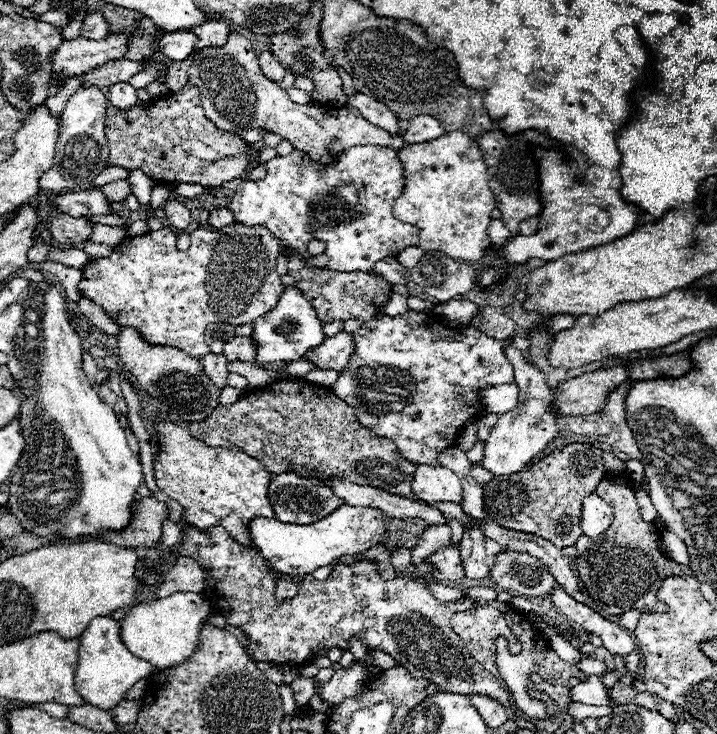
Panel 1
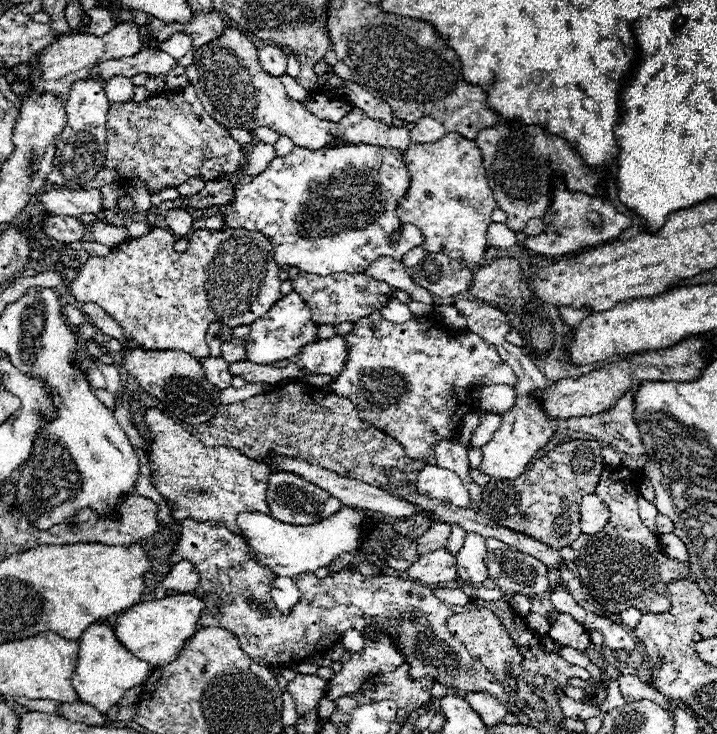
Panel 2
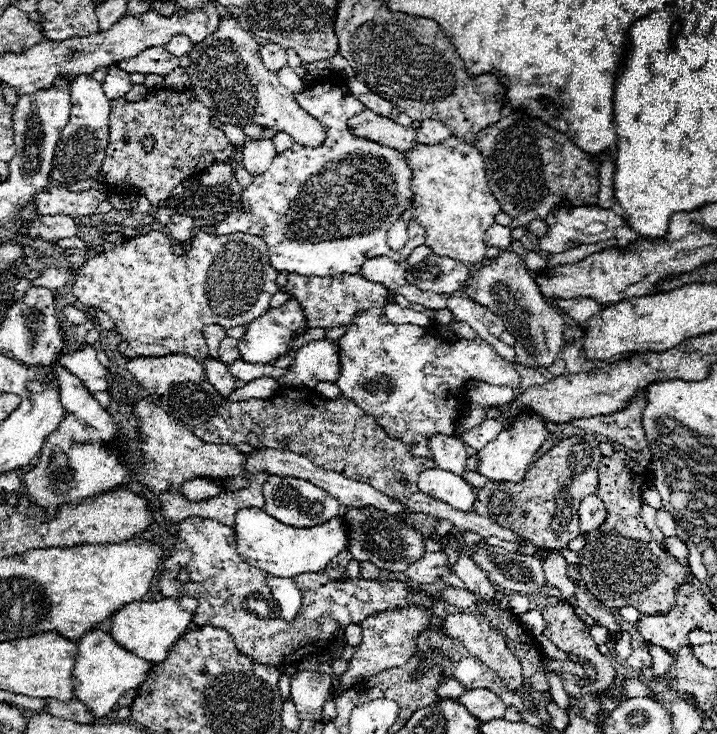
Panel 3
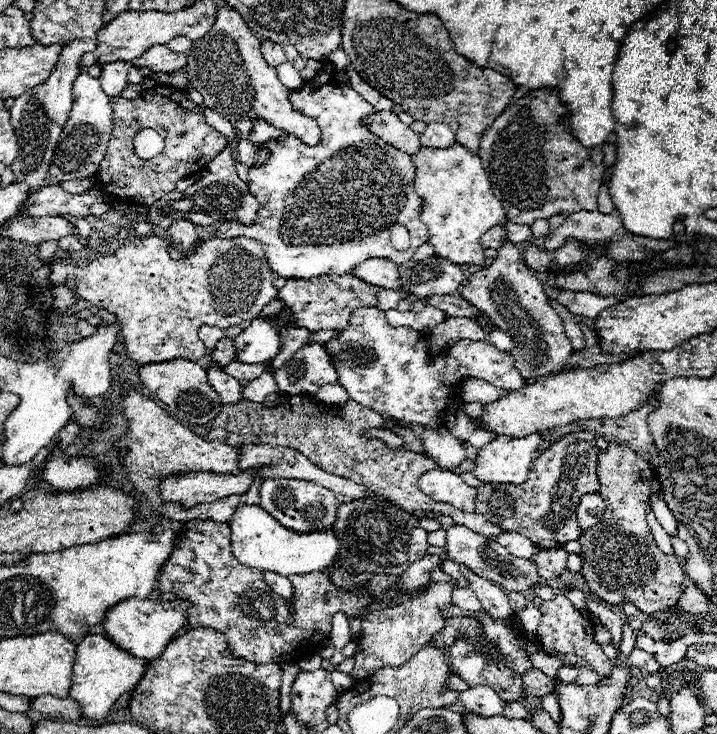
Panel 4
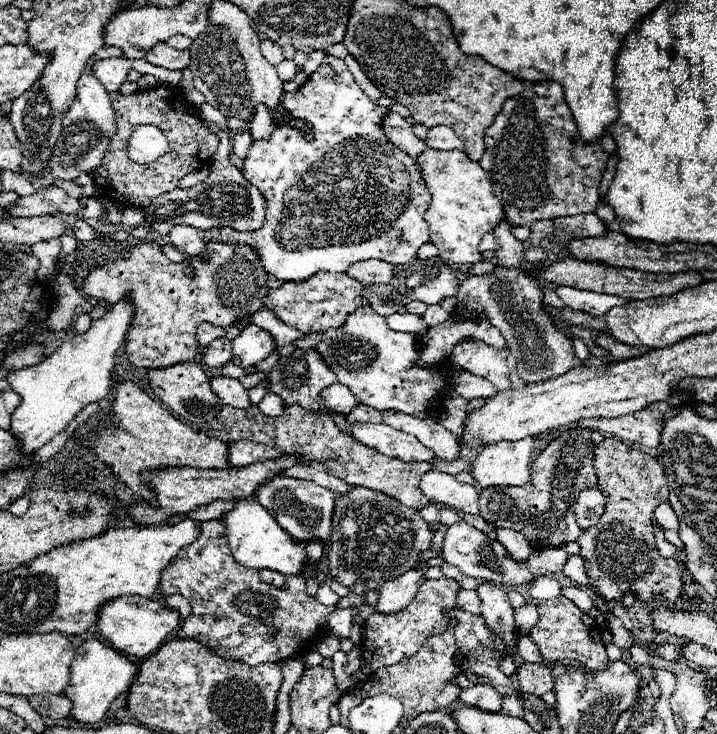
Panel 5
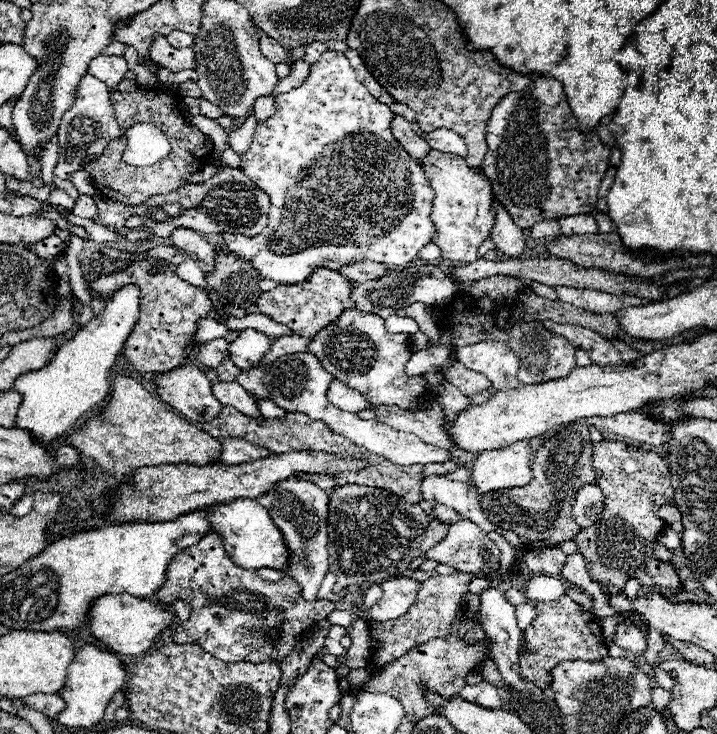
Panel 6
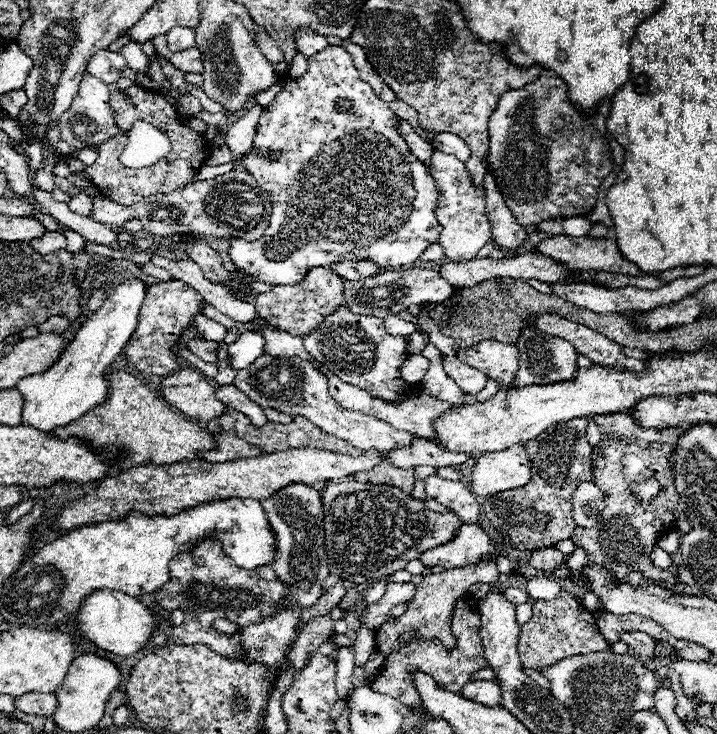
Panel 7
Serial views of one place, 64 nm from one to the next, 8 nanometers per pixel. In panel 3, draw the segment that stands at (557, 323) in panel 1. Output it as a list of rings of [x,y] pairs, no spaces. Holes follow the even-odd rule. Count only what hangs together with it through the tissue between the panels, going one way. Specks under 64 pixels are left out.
[[[558,300],[556,306],[576,324],[586,322],[592,314],[598,314],[602,310],[602,306],[598,306],[594,300]]]

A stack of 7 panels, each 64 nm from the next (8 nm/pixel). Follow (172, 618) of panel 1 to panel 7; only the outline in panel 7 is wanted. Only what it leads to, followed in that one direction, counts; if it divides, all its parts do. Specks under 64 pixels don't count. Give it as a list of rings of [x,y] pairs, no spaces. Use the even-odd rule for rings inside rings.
[[[100,590],[100,592],[90,594],[82,602],[82,608],[80,608],[76,620],[78,620],[80,632],[86,636],[86,640],[90,640],[98,648],[108,650],[118,656],[132,656],[132,654],[140,652],[152,638],[152,632],[156,630],[156,624],[158,624],[156,614],[146,604],[142,604],[134,596],[128,596],[122,592],[112,592],[112,590]]]

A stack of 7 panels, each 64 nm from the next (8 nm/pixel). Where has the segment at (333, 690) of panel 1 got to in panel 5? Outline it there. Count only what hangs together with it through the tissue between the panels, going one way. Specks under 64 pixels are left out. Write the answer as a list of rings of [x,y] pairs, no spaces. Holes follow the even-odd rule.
[[[450,578],[440,580],[426,580],[422,588],[416,592],[414,600],[404,608],[404,612],[396,614],[380,614],[374,612],[364,620],[364,640],[362,640],[362,658],[360,658],[360,672],[372,674],[382,666],[398,664],[404,658],[410,658],[420,650],[420,646],[436,634],[442,634],[448,626],[446,610],[456,608],[456,592],[460,590],[458,582]]]

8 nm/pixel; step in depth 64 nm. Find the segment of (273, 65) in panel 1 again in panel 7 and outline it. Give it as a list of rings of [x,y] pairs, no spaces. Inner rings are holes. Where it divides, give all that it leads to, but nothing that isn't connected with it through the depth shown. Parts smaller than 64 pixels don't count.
[[[258,32],[254,40],[258,40],[258,48],[262,48],[262,54],[264,54],[270,62],[284,62],[282,50],[276,46],[276,42],[274,42],[266,32]]]

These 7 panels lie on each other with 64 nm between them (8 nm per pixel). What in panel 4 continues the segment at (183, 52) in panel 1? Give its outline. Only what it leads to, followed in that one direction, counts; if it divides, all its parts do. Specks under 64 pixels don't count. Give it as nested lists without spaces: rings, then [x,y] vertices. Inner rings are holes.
[[[176,36],[176,38],[170,40],[166,46],[168,46],[172,52],[188,52],[188,50],[192,48],[192,40],[186,38],[186,36]]]

